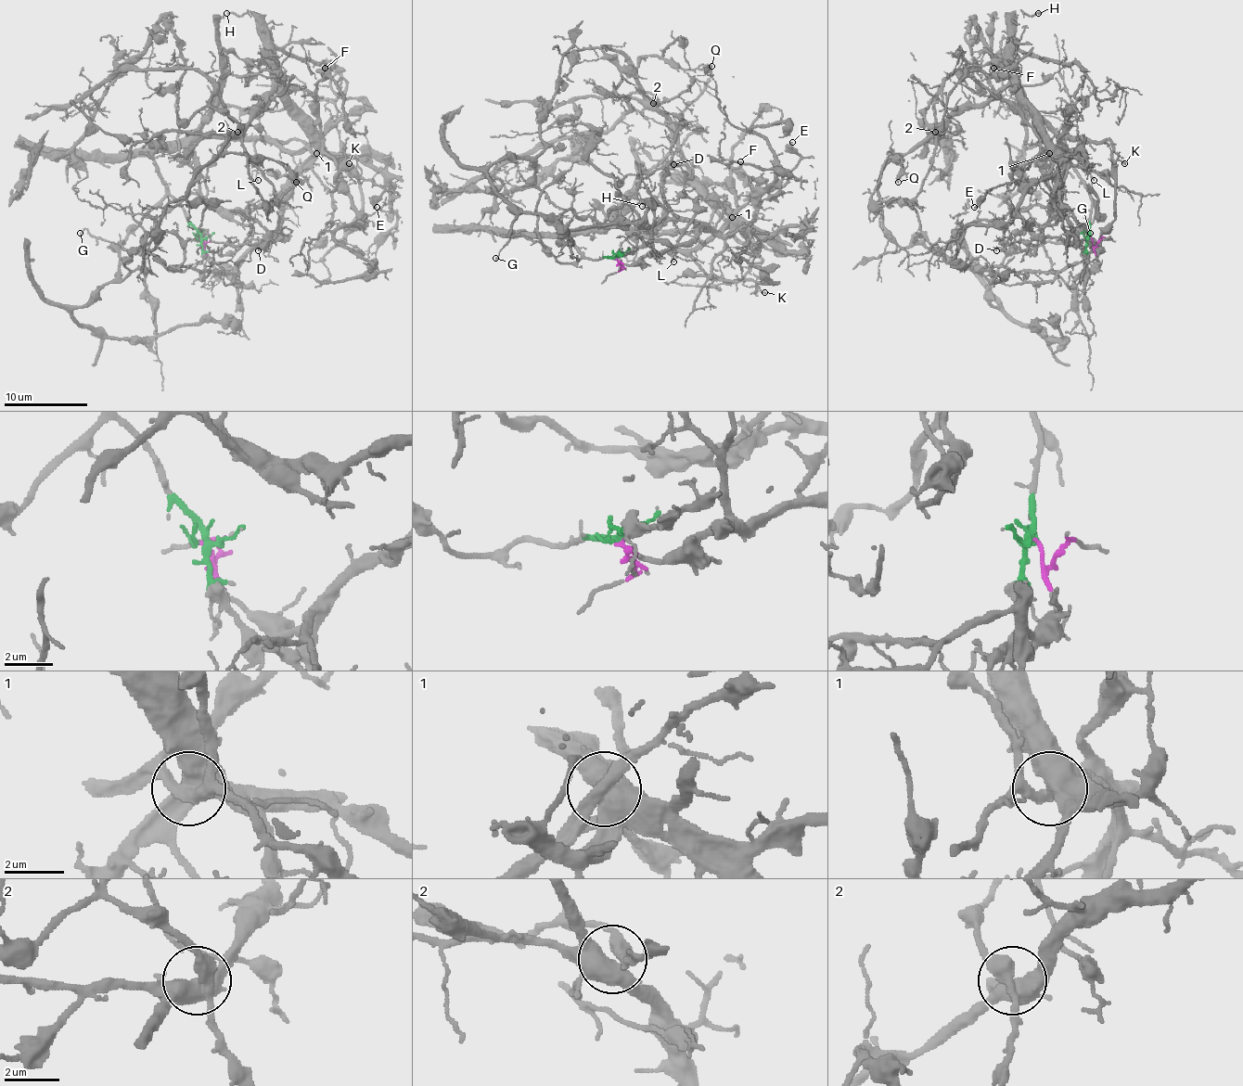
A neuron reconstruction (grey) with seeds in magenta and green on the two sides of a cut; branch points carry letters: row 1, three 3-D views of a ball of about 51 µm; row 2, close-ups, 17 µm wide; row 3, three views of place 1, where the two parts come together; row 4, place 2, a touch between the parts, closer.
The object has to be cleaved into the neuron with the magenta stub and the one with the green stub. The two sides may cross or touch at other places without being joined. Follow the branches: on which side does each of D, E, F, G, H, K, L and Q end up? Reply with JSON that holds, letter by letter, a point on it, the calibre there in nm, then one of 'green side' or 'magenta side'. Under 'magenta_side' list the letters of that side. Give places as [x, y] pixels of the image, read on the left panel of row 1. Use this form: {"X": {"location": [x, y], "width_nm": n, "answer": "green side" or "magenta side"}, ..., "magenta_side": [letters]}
{"D": {"location": [258, 250], "width_nm": 80, "answer": "magenta side"}, "E": {"location": [377, 207], "width_nm": 240, "answer": "green side"}, "F": {"location": [325, 68], "width_nm": 200, "answer": "magenta side"}, "G": {"location": [80, 233], "width_nm": 110, "answer": "green side"}, "H": {"location": [226, 13], "width_nm": 160, "answer": "magenta side"}, "K": {"location": [349, 163], "width_nm": 150, "answer": "green side"}, "L": {"location": [258, 180], "width_nm": 110, "answer": "green side"}, "Q": {"location": [296, 182], "width_nm": 280, "answer": "magenta side"}, "magenta_side": ["D", "F", "H", "Q"]}

